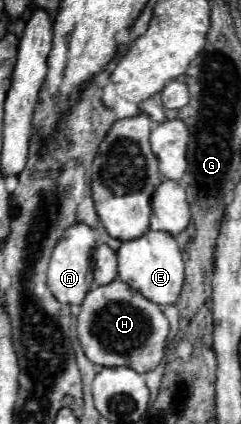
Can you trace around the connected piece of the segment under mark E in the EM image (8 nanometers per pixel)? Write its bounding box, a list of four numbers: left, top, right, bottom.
[118,231,185,305]

